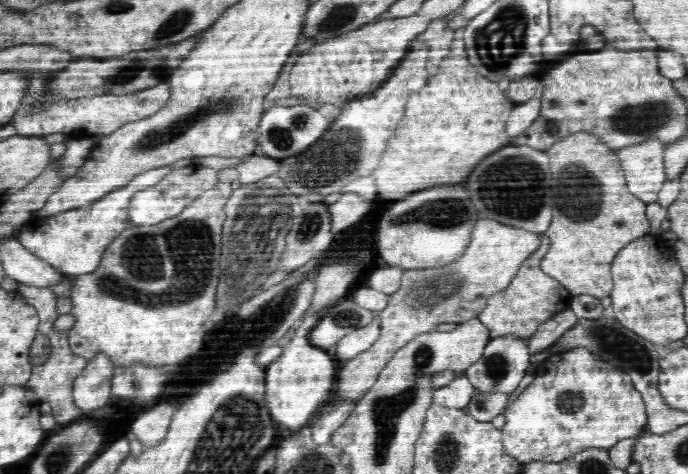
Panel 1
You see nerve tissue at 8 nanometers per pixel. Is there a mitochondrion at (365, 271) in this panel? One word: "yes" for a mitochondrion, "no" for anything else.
no

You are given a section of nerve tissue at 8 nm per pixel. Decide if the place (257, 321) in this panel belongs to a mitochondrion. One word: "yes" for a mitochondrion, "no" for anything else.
yes

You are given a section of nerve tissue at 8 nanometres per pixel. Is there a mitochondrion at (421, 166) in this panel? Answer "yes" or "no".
no

